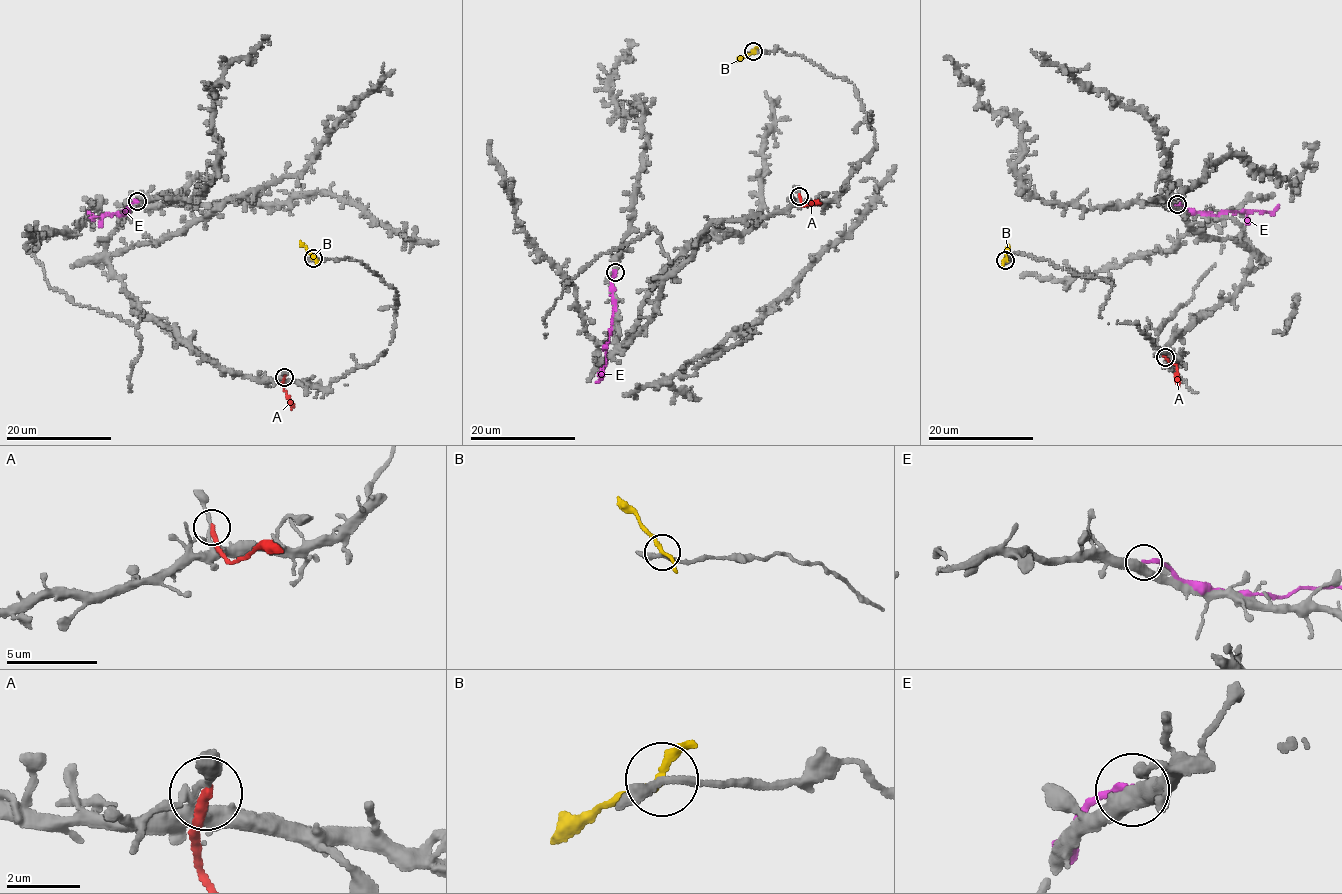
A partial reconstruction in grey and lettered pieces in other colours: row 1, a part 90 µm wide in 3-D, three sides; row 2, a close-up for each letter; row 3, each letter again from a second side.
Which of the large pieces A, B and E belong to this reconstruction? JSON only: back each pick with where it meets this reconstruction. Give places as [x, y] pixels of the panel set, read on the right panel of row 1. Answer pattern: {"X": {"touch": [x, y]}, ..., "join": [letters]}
{"join": []}

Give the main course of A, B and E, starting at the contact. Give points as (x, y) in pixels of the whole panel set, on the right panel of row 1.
A: (1165, 357), (1177, 367), (1178, 385)
B: (1005, 260), (1009, 245)
E: (1177, 204), (1218, 215), (1227, 212), (1273, 212), (1279, 206)

